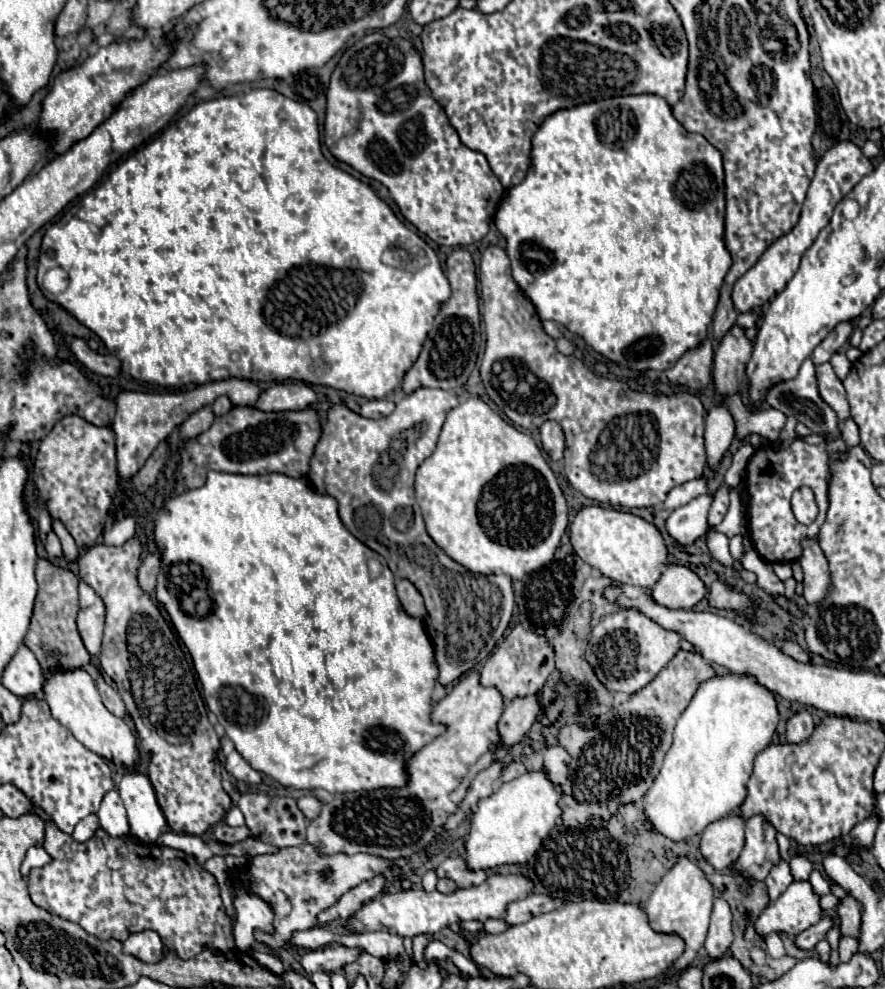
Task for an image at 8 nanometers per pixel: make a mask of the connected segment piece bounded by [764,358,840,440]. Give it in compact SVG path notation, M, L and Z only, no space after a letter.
M810 358L804 360L804 364L800 366L800 372L796 378L792 380L782 380L778 384L774 384L772 388L768 388L764 402L788 416L798 418L798 422L806 424L814 434L826 434L826 440L832 440L834 436L840 434L838 428L838 418L834 416L834 410L820 398L818 394L818 386L816 386L816 374L814 374L814 364L810 362Z

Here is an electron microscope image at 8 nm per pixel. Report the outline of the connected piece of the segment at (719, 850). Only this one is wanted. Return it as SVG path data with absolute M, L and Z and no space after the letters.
M730 814L704 828L700 838L700 854L722 872L742 852L744 844L744 820L738 814Z

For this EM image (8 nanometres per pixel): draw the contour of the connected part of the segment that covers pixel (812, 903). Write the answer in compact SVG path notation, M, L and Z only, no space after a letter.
M792 882L776 902L766 906L754 928L762 938L768 938L774 932L798 936L806 928L814 926L820 918L822 910L812 886L808 882Z

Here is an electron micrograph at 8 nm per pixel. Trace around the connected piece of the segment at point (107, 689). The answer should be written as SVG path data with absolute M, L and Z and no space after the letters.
M98 676L96 686L98 686L98 692L100 692L100 696L102 696L104 706L106 706L114 716L118 716L118 718L128 718L128 710L126 710L124 702L122 702L120 694L118 694L110 684L106 684L106 682L102 680L102 676Z

